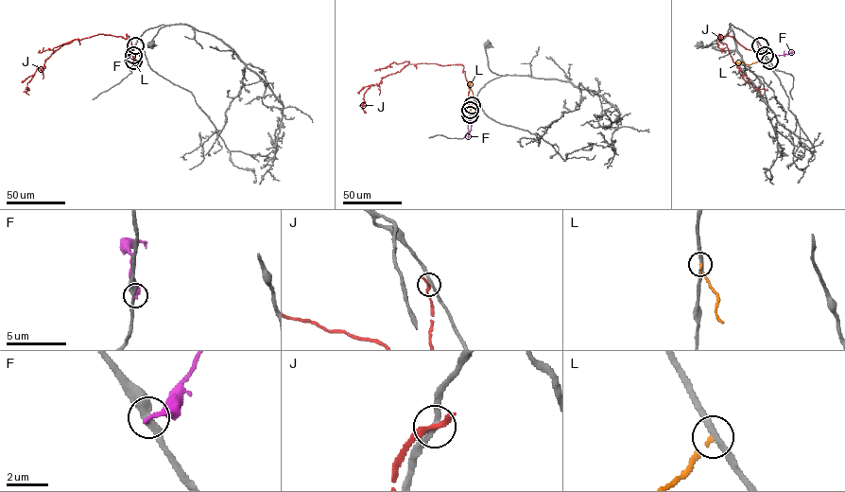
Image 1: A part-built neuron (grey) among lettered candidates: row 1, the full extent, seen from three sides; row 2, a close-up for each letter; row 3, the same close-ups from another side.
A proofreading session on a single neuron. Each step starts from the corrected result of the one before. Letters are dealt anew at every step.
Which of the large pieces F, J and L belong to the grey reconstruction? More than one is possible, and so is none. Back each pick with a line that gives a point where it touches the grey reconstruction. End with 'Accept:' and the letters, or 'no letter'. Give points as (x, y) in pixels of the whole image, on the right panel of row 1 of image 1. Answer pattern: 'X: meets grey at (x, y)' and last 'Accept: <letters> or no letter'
Accept: no letter

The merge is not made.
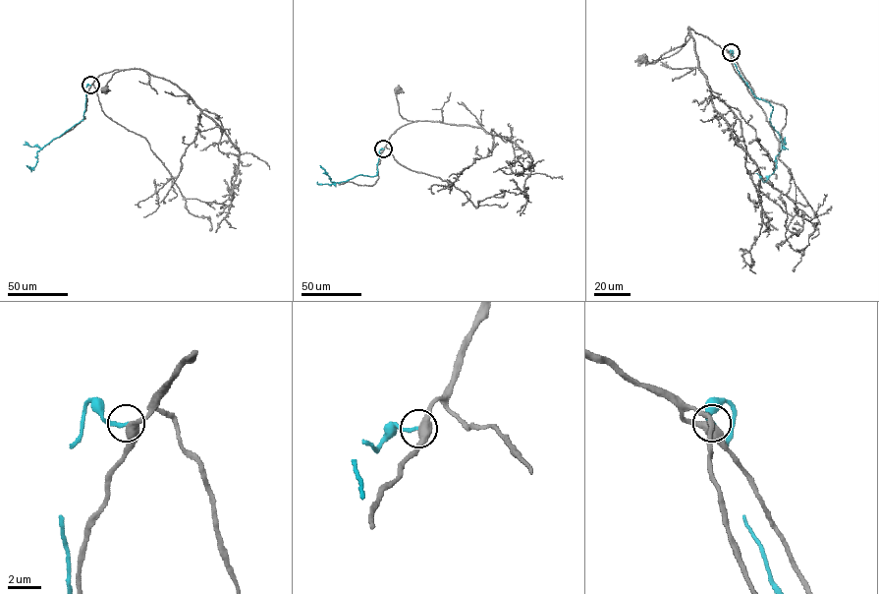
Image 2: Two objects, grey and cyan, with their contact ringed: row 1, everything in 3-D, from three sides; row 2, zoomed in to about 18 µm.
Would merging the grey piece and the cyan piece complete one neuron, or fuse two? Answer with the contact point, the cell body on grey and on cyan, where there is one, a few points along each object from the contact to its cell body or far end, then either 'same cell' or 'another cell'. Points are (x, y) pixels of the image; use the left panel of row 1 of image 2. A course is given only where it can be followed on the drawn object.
place (90, 85); soma grey (105, 89); soma cyan none; course grey (90, 85), (100, 75), (120, 70), (112, 75), (102, 91), (105, 89); course cyan (90, 85), (87, 84), (85, 87), (82, 120), (36, 151), (37, 161), (31, 171), (27, 165); another cell

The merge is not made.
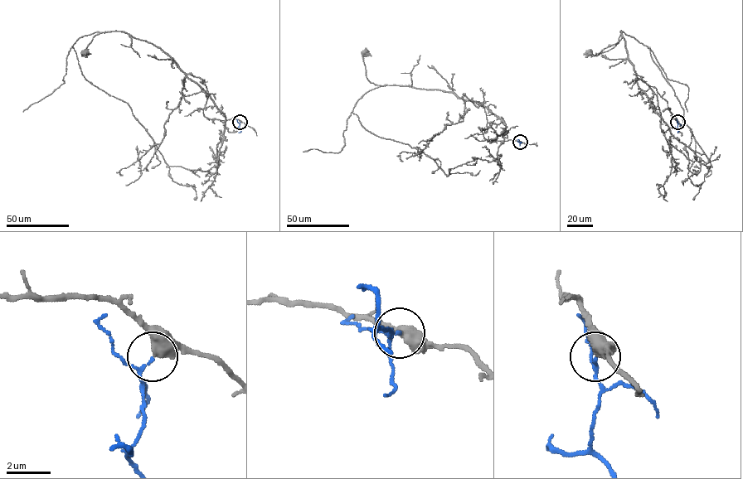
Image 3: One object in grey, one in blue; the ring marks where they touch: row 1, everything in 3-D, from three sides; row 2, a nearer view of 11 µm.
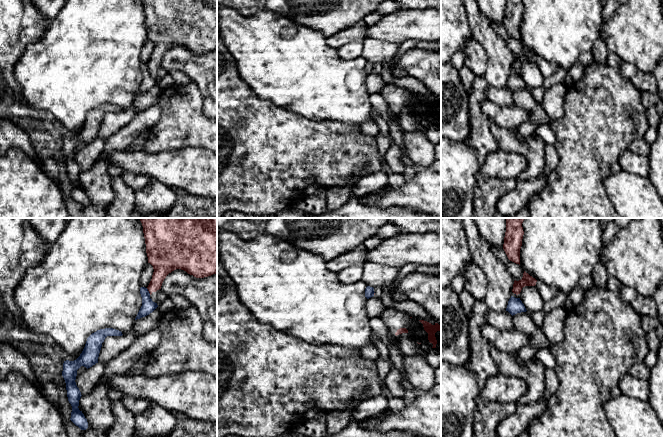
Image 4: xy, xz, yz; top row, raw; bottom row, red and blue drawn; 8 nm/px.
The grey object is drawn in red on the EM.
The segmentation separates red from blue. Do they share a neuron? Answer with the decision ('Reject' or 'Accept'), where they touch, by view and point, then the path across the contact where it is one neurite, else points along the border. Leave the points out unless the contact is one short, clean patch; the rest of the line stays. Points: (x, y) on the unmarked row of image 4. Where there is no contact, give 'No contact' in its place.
Reject. Touches red at xy (148, 66). Boundary: xy (146, 64), (150, 70)

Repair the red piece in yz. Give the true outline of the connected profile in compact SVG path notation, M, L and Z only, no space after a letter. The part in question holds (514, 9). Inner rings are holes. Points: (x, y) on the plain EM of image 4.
M506 0L503 25L508 35L519 41L523 11L522 0Z

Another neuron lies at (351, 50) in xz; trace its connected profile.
M359 41L349 42L337 49L338 56L343 59L354 59L361 56L363 43Z

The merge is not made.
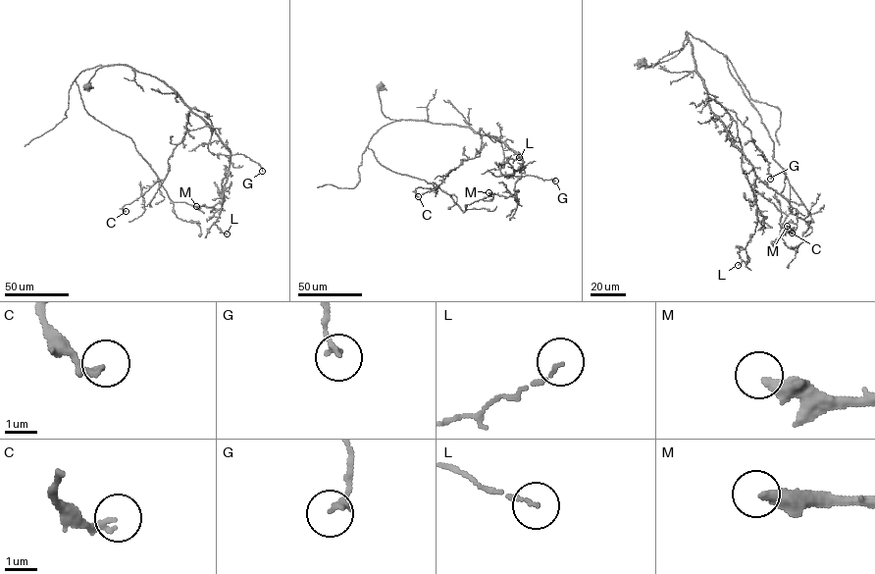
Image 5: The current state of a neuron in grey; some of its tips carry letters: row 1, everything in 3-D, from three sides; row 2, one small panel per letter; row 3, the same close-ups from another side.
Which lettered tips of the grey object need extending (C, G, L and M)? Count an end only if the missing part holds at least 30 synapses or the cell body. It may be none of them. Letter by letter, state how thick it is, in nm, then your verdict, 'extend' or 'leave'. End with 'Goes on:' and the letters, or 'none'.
C: calibre 200 nm; leave
G: calibre 160 nm; leave
L: calibre 90 nm; leave
M: calibre 360 nm; leave
Goes on: none

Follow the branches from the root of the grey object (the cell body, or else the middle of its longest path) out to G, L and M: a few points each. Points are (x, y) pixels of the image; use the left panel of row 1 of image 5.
G: (87, 86), (105, 66), (128, 65), (154, 76), (190, 108), (208, 116), (210, 152), (243, 154), (262, 171)
L: (87, 86), (98, 69), (128, 65), (163, 80), (213, 129), (230, 152), (214, 224), (227, 234)
M: (87, 86), (98, 69), (128, 65), (163, 80), (213, 129), (230, 152), (224, 202), (219, 209), (196, 206)

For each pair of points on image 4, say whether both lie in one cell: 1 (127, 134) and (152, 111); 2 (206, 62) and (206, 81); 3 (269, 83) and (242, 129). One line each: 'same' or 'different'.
1: same
2: same
3: different

